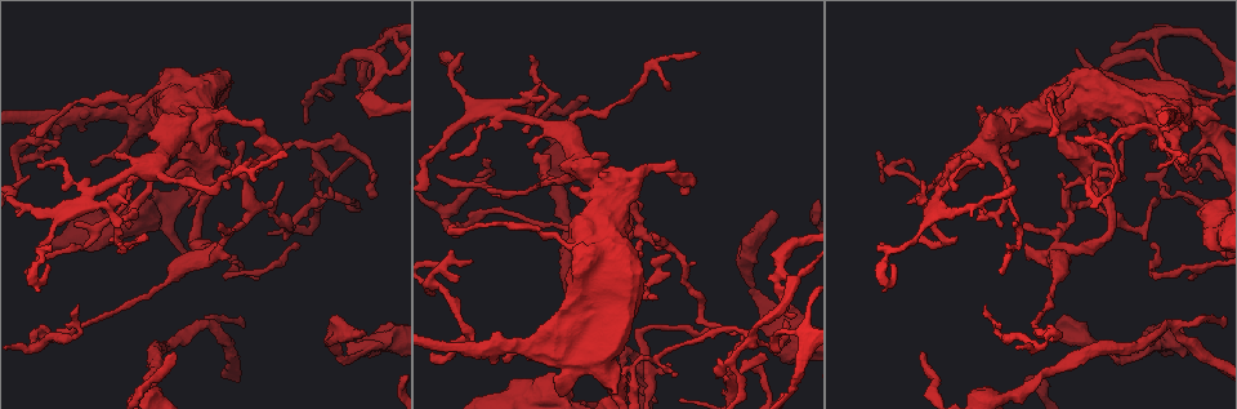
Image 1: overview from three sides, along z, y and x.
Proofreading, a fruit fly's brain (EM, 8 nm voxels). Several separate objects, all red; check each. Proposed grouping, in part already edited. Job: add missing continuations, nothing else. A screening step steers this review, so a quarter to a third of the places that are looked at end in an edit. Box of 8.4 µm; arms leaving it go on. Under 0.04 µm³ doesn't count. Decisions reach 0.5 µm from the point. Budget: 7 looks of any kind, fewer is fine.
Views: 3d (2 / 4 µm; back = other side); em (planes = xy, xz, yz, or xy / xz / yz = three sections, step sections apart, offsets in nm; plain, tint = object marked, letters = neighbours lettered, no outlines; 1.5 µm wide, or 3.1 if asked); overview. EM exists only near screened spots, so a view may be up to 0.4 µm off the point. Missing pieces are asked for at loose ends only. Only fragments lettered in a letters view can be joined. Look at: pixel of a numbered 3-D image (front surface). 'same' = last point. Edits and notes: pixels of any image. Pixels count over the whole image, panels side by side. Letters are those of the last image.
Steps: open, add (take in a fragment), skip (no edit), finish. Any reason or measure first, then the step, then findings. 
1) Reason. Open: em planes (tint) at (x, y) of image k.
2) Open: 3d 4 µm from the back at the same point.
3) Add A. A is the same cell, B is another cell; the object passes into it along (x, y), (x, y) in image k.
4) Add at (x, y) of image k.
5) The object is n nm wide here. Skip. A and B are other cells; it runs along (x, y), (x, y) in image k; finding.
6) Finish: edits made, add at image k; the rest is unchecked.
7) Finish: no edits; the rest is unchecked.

Free end. Open: 3d 2 µm at (892, 264) of image 1.

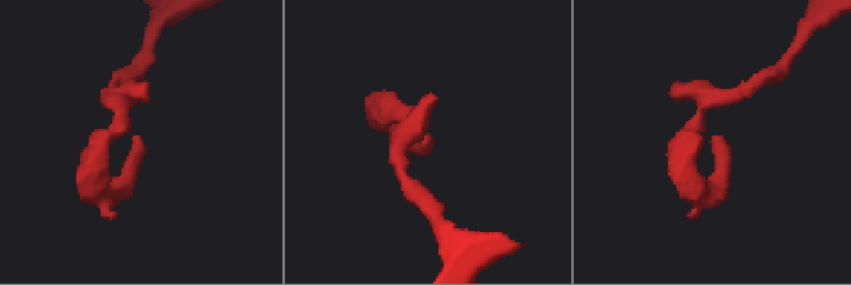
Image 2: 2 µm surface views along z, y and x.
Open: em planes (letters) at (139, 139) of image 2.

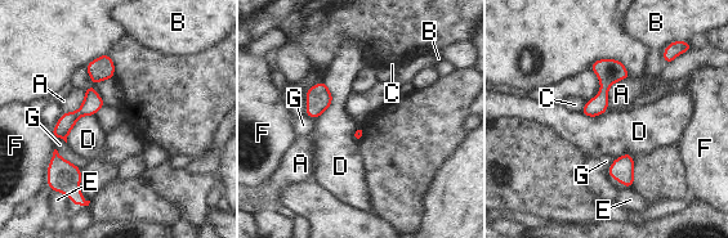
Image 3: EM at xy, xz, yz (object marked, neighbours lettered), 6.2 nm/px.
The longest contact is with D, 260 nm. Skip. A, B, C, D, E, F and G are other cells; a border runs along (54, 148), (61, 156), (80, 169) in image 3; none of them fits.

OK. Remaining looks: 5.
Branch stops here. Open: em planes (tint) at (131, 181) of image 1.

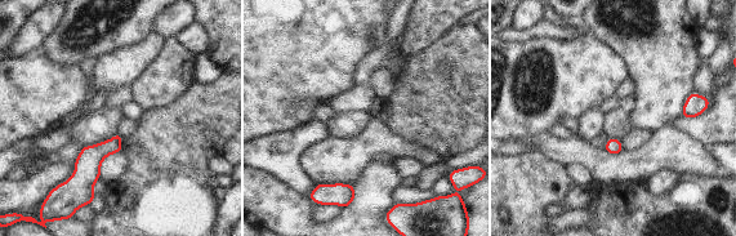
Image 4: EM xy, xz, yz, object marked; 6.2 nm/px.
See the neighbours. Open: em planes (letters) at the same point.

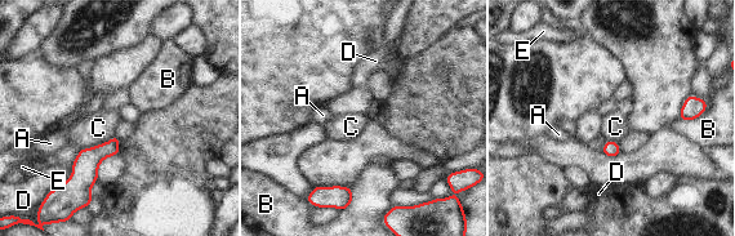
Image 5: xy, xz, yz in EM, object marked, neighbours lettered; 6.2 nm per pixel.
The object is 100 nm wide here. Skip. A, B, C, D and E are other cells; it runs along (115, 141), (85, 169), (76, 205) in image 5; none of them fits.

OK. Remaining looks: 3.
An open end. Open: em planes (tint) at (720, 374) of image 1.

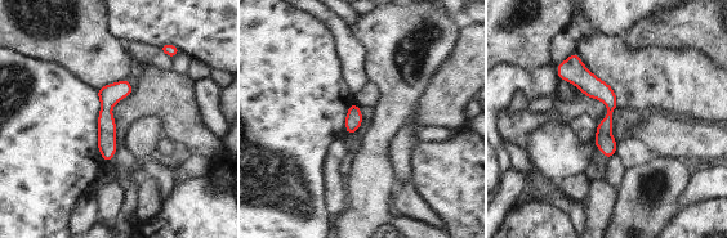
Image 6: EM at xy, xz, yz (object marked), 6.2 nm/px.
Open: em planes (letters) at the same point.

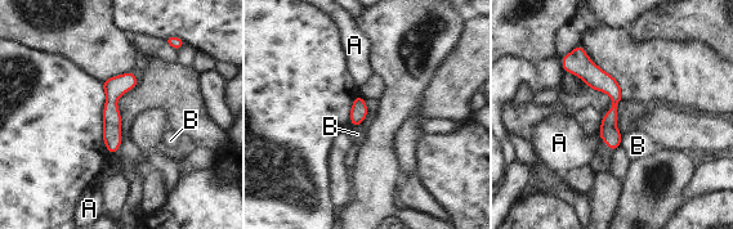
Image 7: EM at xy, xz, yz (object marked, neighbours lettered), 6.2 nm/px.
Skip. A and B are other cells; none of them fits.

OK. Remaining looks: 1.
Finish: no edits; the rest is unchecked.

